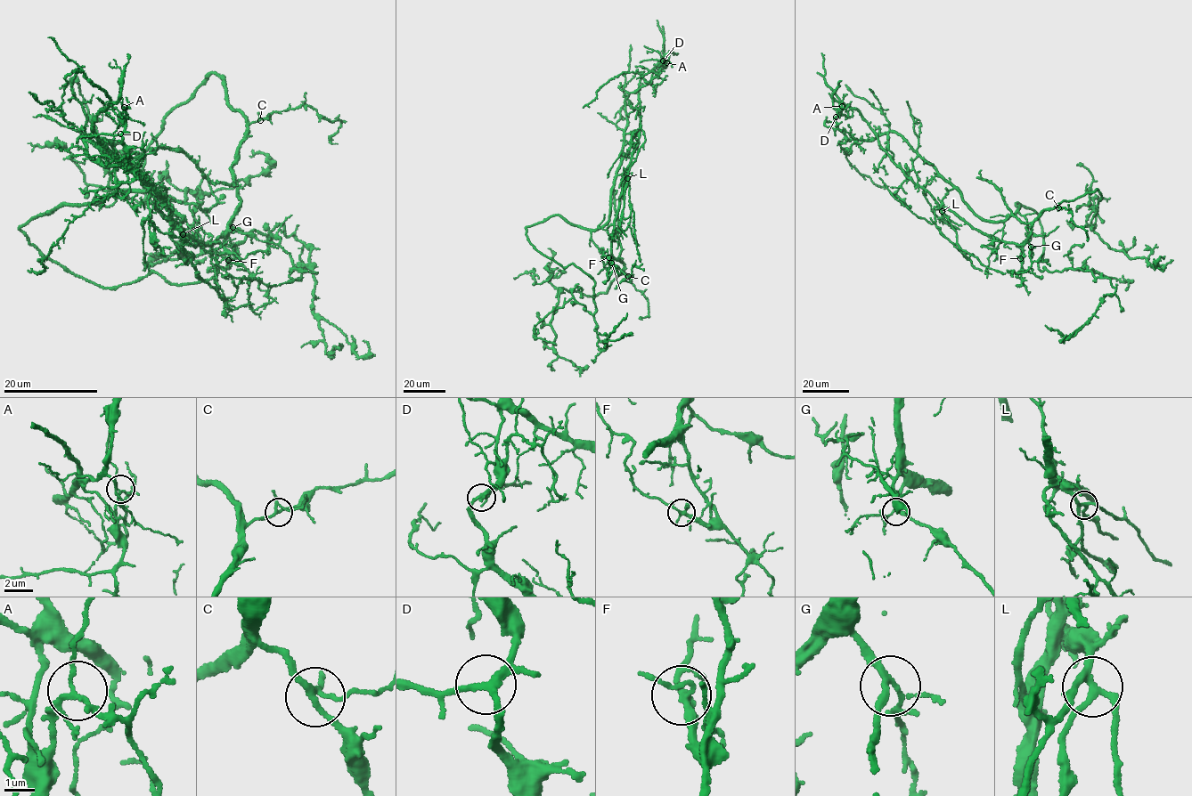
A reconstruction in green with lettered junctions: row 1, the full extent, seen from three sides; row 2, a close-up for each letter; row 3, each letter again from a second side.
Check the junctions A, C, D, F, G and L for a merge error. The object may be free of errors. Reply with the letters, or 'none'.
F

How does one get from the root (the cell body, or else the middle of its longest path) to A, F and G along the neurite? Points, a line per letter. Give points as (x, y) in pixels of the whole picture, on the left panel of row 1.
A: (130, 191), (166, 197), (182, 221), (171, 222), (110, 143), (87, 135), (86, 150), (128, 168), (124, 107)
F: (130, 191), (159, 193), (189, 205), (204, 232), (211, 235), (211, 248), (228, 260)
G: (130, 191), (159, 194), (167, 198), (176, 217), (193, 225), (208, 245), (227, 231), (230, 223), (232, 227)

